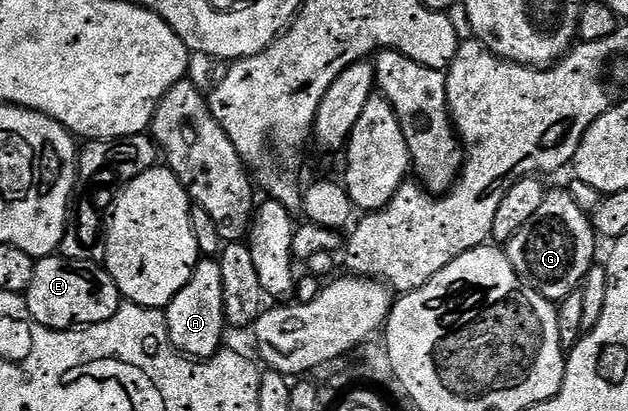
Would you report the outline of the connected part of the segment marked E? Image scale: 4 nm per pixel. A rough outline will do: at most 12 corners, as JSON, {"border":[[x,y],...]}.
{"border":[[36,261],[25,297],[50,330],[96,326],[121,305],[107,269]]}

